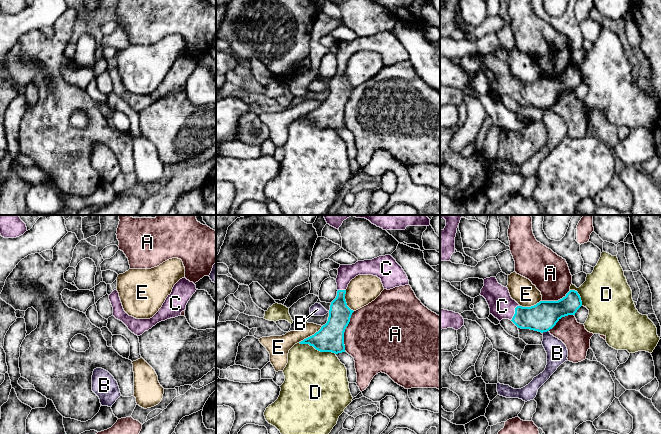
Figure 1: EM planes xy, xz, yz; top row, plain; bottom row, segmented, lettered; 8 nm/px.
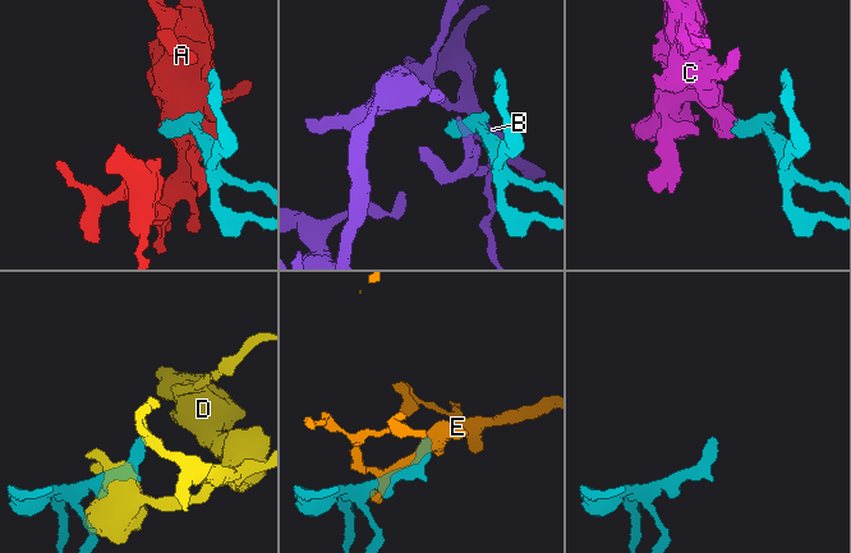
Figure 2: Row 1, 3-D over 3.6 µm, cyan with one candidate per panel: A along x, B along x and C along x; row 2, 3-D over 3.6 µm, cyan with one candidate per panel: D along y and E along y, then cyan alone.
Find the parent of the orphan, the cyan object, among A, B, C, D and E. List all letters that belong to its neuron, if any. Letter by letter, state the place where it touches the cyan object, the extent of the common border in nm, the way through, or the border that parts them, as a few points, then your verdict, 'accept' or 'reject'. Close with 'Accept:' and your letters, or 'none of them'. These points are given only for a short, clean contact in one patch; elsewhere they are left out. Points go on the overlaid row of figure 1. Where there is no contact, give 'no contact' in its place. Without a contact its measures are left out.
A: contact xz (344, 331); length 340 nm; reject
B: contact yz (545, 331); length 60 nm; border yz (548, 330), (542, 333); reject
C: contact yz (515, 312); length 140 nm; way yz (543, 316), (520, 316), (515, 312), (502, 306); accept
D: contact xz (317, 349); length 320 nm; reject
E: contact xz (310, 336); length 240 nm; reject
Accept: C

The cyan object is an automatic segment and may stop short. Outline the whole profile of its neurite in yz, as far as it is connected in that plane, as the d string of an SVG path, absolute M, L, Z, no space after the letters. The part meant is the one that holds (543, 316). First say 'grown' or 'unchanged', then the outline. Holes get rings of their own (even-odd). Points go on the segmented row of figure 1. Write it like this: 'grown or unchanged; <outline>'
grown; M496 277L484 279L481 289L492 314L499 321L511 320L518 328L547 332L565 316L575 315L582 306L581 297L575 290L570 290L558 301L540 301L531 307L522 307L510 296L507 287L498 283Z

